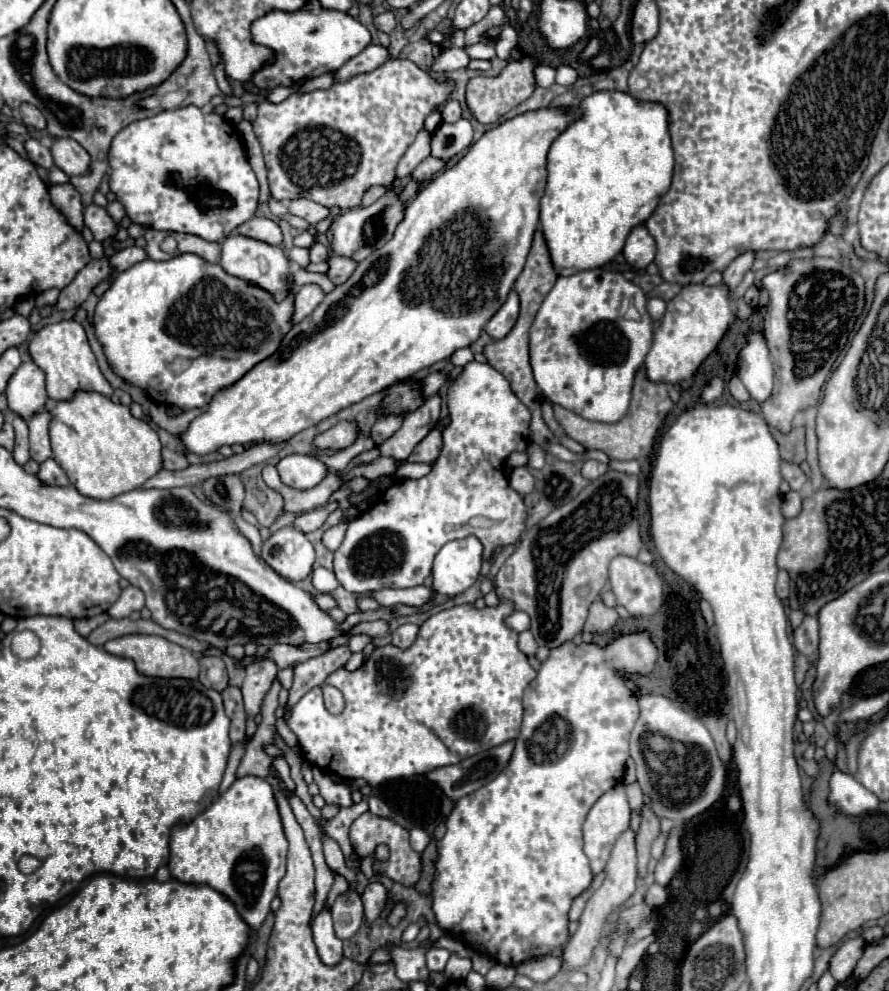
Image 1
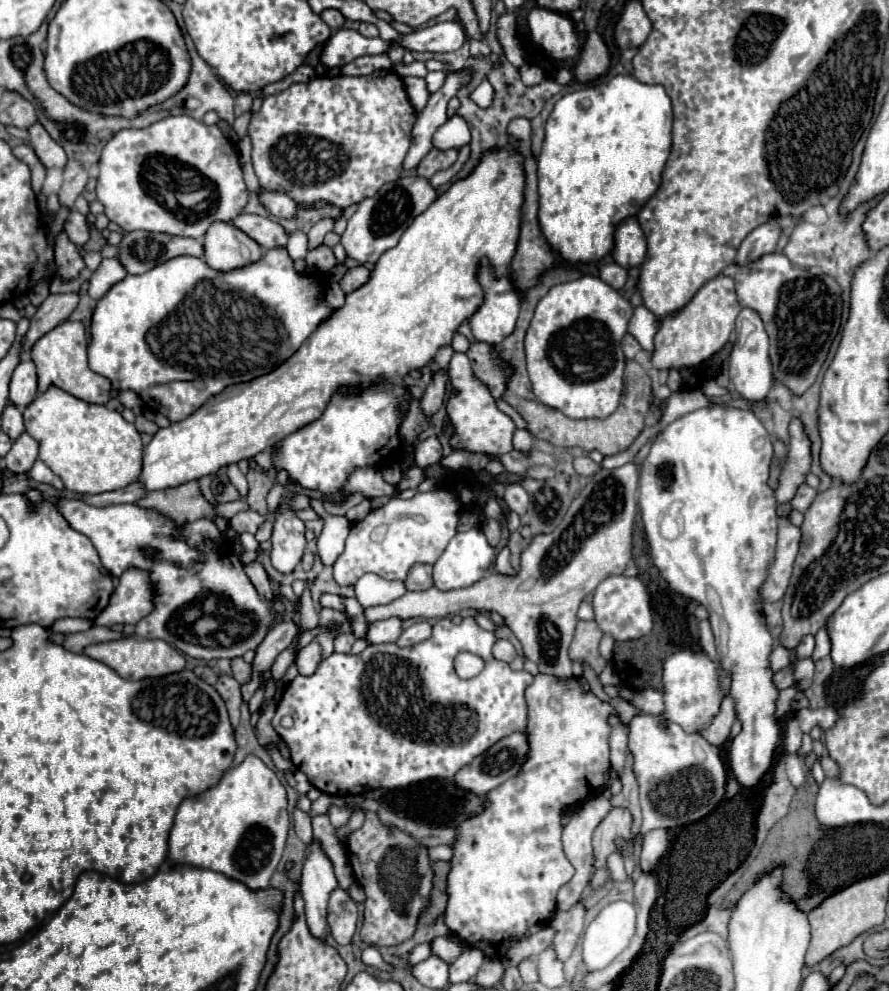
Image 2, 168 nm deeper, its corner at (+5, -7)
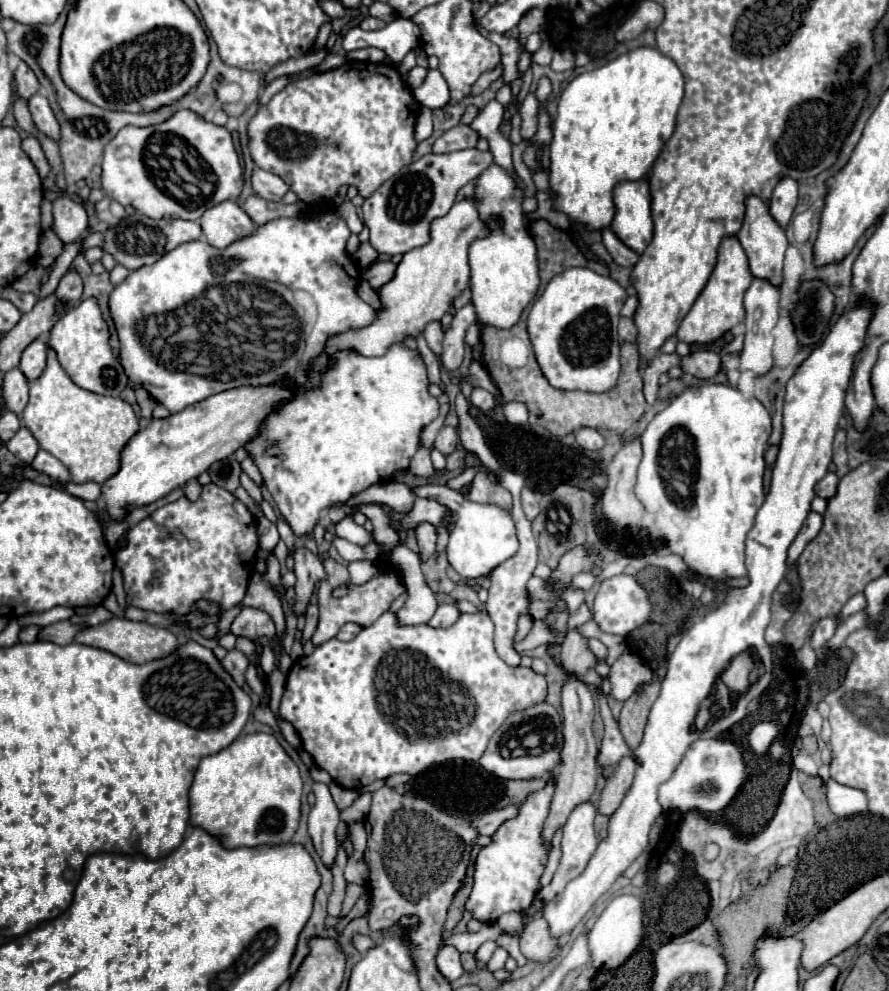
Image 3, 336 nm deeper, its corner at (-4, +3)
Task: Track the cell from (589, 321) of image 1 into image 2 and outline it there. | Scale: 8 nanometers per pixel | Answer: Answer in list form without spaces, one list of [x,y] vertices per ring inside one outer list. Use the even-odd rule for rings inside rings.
[[[585,275],[551,287],[537,303],[525,333],[527,373],[535,397],[571,419],[611,415],[623,393],[621,339],[627,333],[631,313],[631,303],[599,277]]]

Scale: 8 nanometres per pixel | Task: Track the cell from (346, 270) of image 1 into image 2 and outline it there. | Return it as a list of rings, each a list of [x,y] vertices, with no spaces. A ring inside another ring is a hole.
[[[355,267],[355,269],[349,269],[347,275],[341,279],[341,289],[345,293],[353,293],[355,289],[359,289],[361,285],[365,285],[369,281],[371,273],[365,269],[365,267]]]

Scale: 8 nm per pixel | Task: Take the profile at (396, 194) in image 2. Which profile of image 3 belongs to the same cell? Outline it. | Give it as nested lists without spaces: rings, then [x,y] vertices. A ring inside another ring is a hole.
[[[464,149],[446,155],[428,153],[418,161],[406,165],[392,179],[384,181],[362,205],[364,225],[370,229],[370,245],[384,255],[402,255],[412,247],[420,247],[428,241],[430,221],[446,215],[456,201],[458,189],[470,179],[478,177],[490,163],[490,151]]]

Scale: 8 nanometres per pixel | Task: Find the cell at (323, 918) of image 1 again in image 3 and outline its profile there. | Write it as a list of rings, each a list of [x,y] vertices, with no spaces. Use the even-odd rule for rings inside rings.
[[[314,782],[312,789],[316,793],[316,805],[312,807],[310,817],[308,817],[308,833],[314,841],[314,849],[316,849],[318,857],[322,859],[322,863],[328,869],[332,869],[332,865],[336,861],[336,853],[338,853],[336,829],[338,829],[340,817],[338,817],[338,809],[330,797],[328,785]]]

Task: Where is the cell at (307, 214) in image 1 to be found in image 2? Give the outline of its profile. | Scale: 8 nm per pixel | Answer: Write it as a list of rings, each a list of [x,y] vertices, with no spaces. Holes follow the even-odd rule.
[[[259,191],[257,193],[259,197],[259,203],[275,217],[281,217],[281,219],[291,219],[295,213],[297,213],[297,203],[287,197],[285,193],[275,193],[275,191]]]

